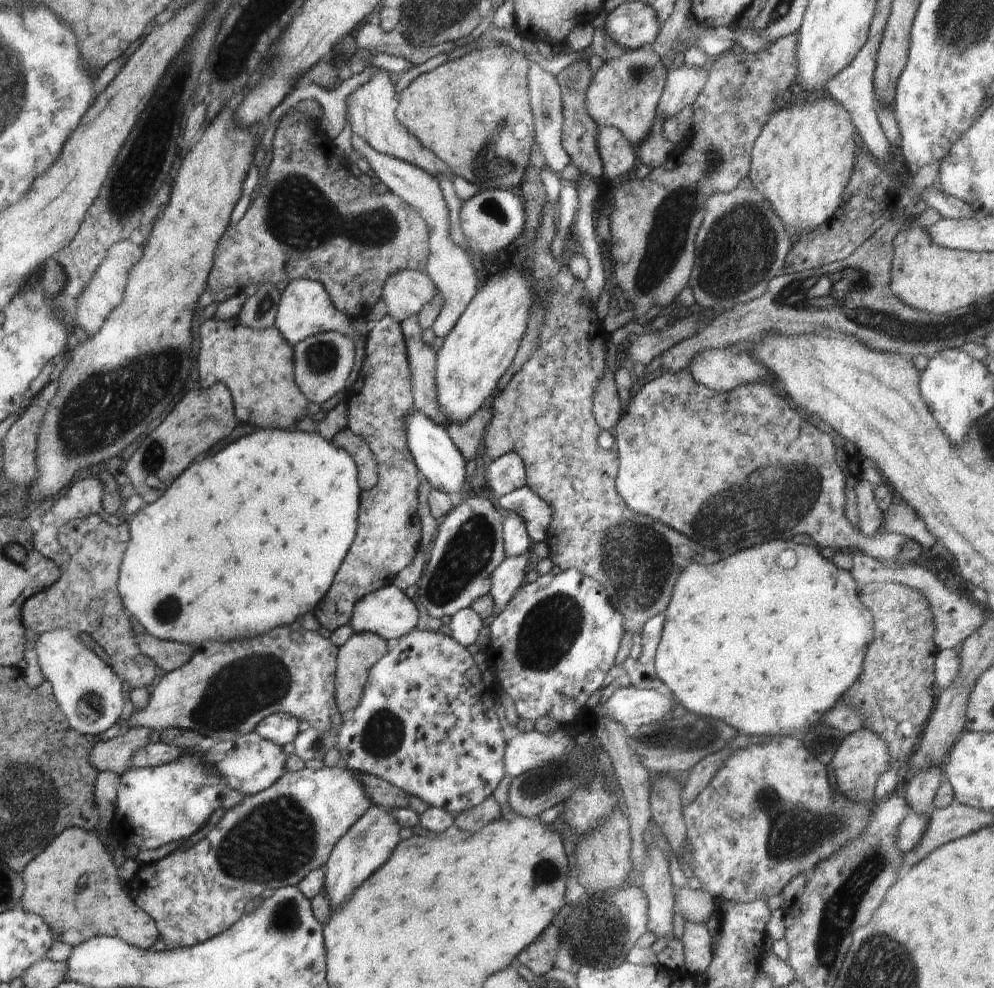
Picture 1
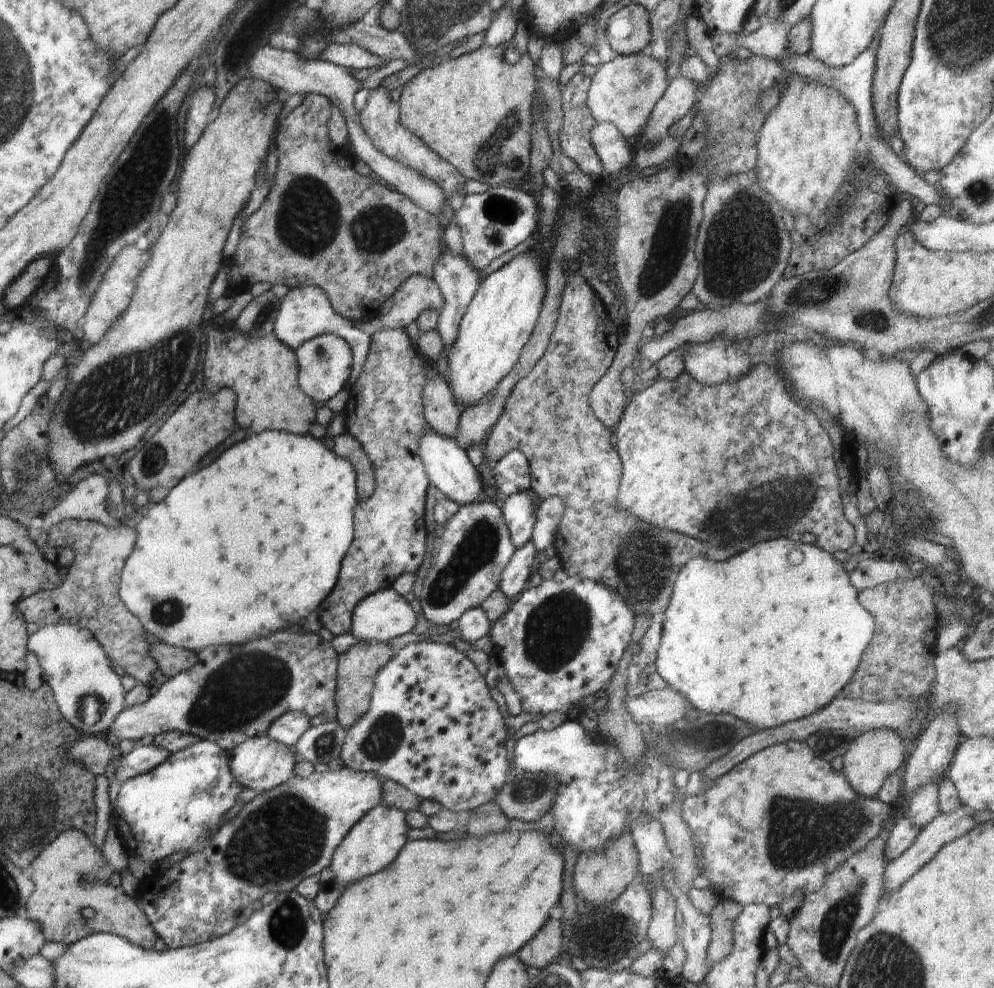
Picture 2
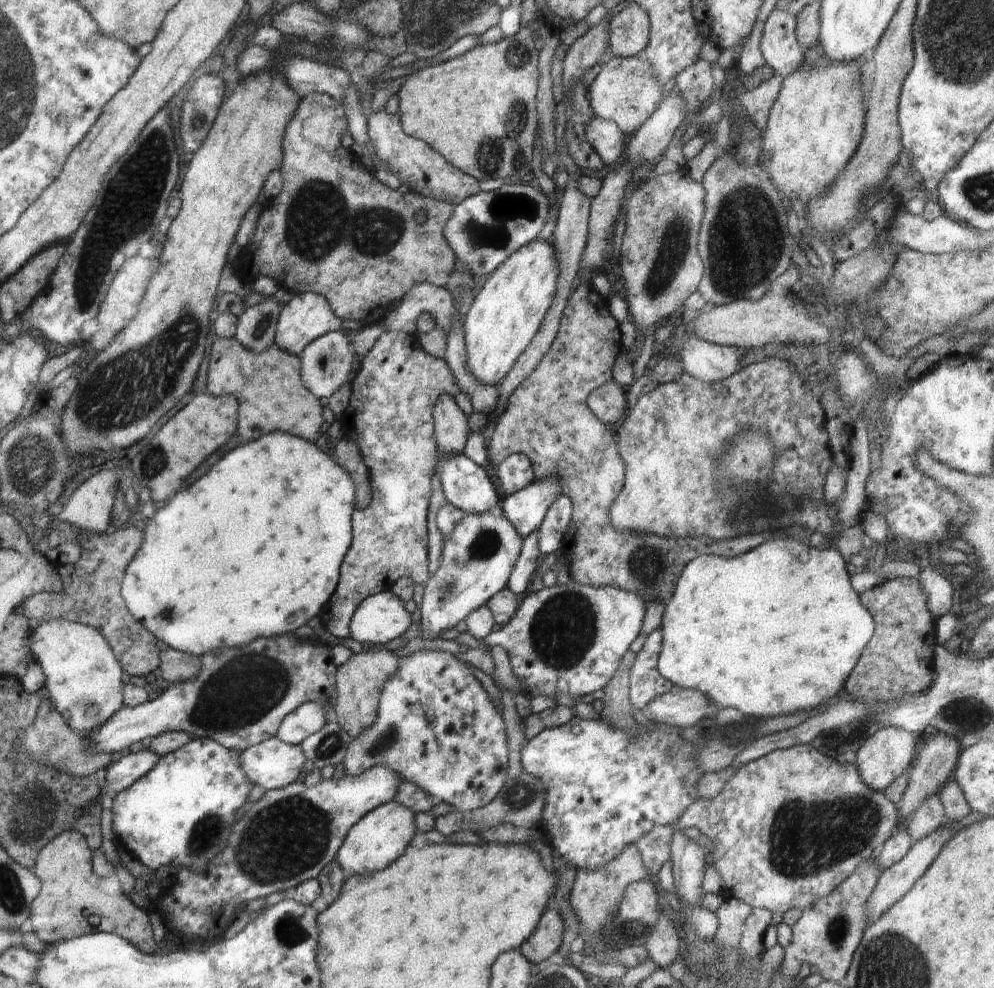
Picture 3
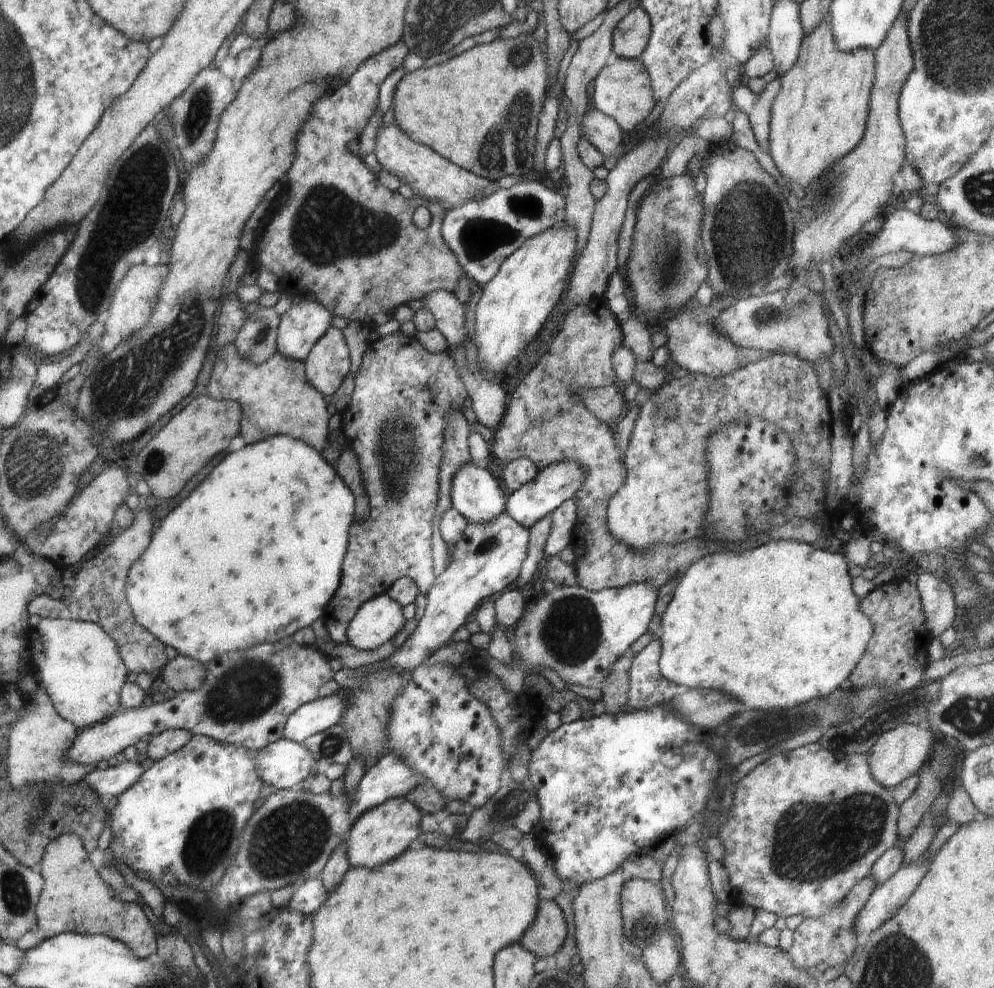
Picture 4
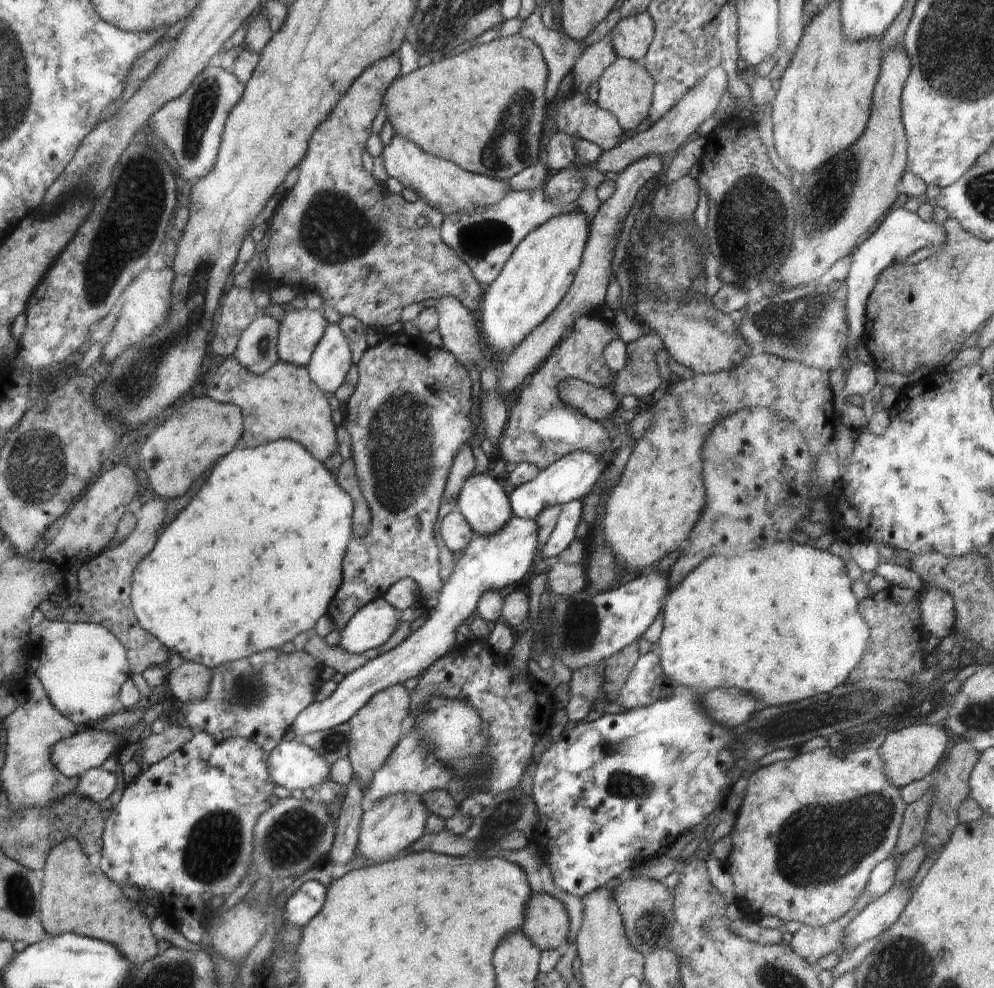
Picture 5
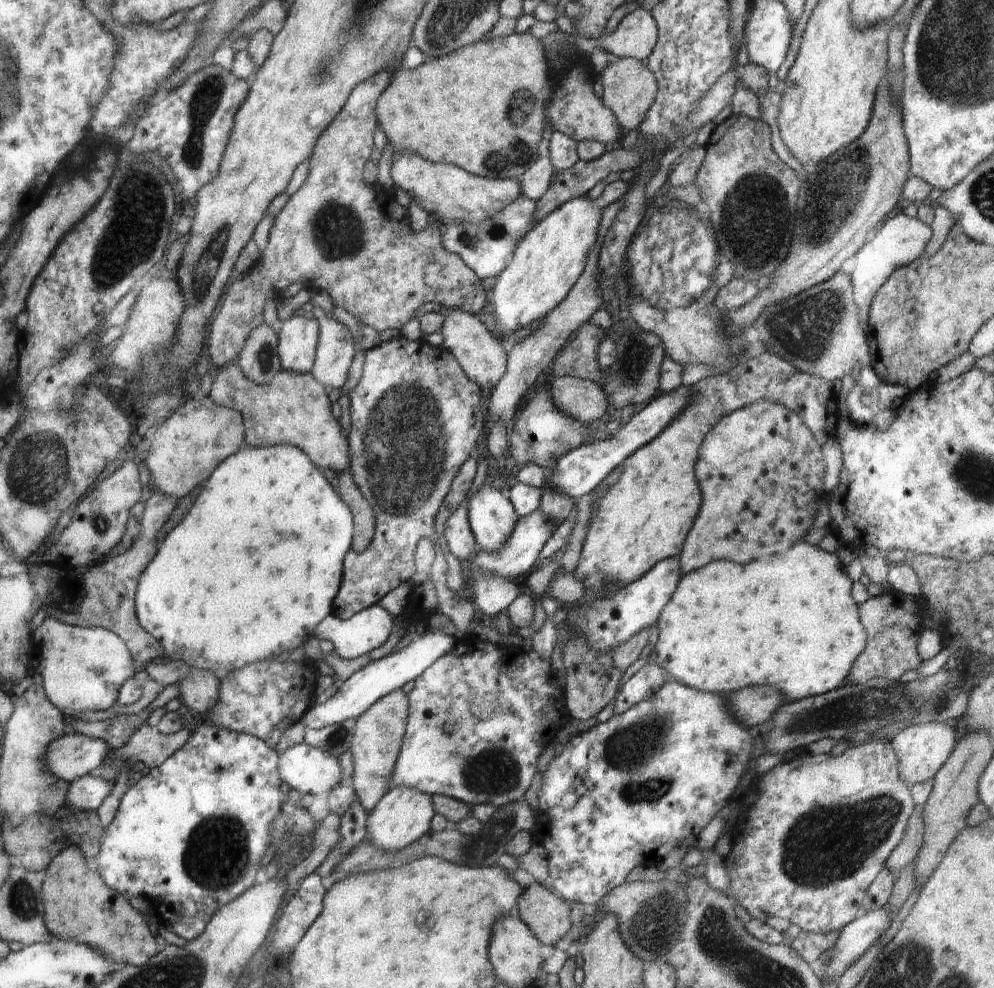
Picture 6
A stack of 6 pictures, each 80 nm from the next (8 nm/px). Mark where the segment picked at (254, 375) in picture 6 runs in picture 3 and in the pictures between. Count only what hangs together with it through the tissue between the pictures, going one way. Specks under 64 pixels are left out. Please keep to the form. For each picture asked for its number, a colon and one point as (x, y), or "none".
3: (256, 327)
4: (257, 341)
5: (257, 350)

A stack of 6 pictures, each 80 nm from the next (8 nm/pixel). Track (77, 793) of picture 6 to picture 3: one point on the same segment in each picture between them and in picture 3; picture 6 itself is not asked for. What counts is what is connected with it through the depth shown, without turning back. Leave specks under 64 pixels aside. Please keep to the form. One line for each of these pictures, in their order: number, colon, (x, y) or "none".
3: (120, 775)
4: (112, 781)
5: (97, 784)

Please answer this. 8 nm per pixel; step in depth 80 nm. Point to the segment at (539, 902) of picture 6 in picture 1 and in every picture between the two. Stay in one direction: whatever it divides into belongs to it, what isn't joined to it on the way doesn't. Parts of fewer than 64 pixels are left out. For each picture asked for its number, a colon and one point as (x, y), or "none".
1: (539, 957)
2: (547, 945)
3: (546, 939)
4: (546, 934)
5: (546, 923)

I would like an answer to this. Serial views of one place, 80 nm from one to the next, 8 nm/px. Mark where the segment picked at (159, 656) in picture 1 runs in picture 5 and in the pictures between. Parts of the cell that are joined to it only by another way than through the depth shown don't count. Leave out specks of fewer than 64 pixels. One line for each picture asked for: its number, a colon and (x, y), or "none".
2: (173, 660)
3: (177, 666)
4: (184, 673)
5: (190, 682)

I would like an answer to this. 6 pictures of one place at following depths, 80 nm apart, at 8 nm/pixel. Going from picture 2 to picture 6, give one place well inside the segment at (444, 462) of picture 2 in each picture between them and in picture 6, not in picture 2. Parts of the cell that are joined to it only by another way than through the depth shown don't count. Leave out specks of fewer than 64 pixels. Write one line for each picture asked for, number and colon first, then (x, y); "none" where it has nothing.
3: (466, 485)
4: (475, 494)
5: (482, 501)
6: (492, 518)

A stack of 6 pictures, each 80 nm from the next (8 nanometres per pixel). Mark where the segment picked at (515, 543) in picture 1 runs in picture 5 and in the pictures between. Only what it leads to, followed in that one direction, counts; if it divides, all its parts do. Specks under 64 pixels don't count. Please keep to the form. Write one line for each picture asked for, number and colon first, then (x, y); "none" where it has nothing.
2: (520, 509)
3: (525, 509)
4: (556, 483)
5: (572, 477)

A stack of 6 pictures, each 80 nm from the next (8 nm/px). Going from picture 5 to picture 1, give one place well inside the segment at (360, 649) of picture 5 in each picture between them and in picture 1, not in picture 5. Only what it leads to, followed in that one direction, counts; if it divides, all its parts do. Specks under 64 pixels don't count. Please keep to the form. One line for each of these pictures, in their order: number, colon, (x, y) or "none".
1: (388, 612)
2: (385, 616)
3: (382, 618)
4: (377, 621)

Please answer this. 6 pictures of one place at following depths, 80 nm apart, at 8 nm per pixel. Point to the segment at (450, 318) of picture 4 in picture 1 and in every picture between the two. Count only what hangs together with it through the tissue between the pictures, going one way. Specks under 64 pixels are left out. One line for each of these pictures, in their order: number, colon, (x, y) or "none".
1: (406, 292)
2: (415, 295)
3: (424, 298)

